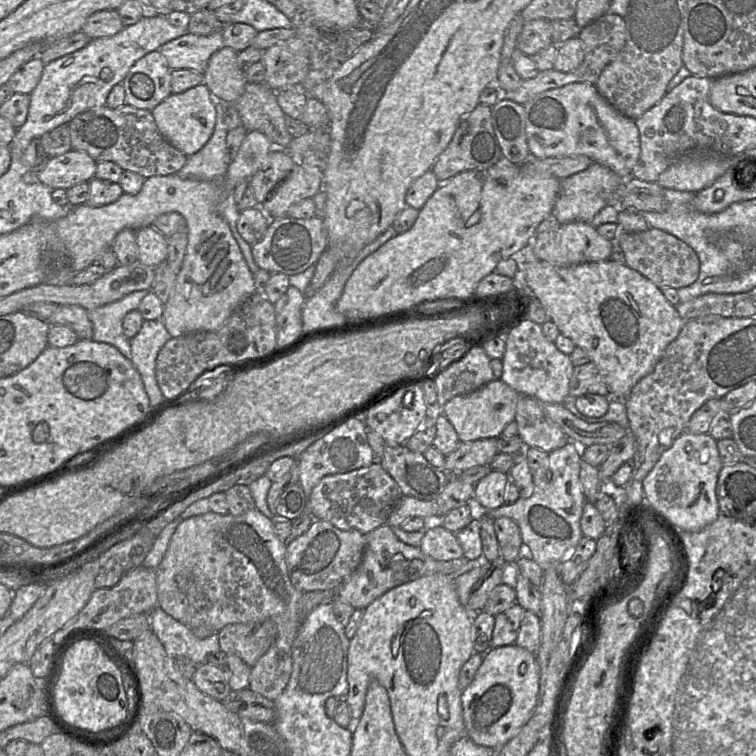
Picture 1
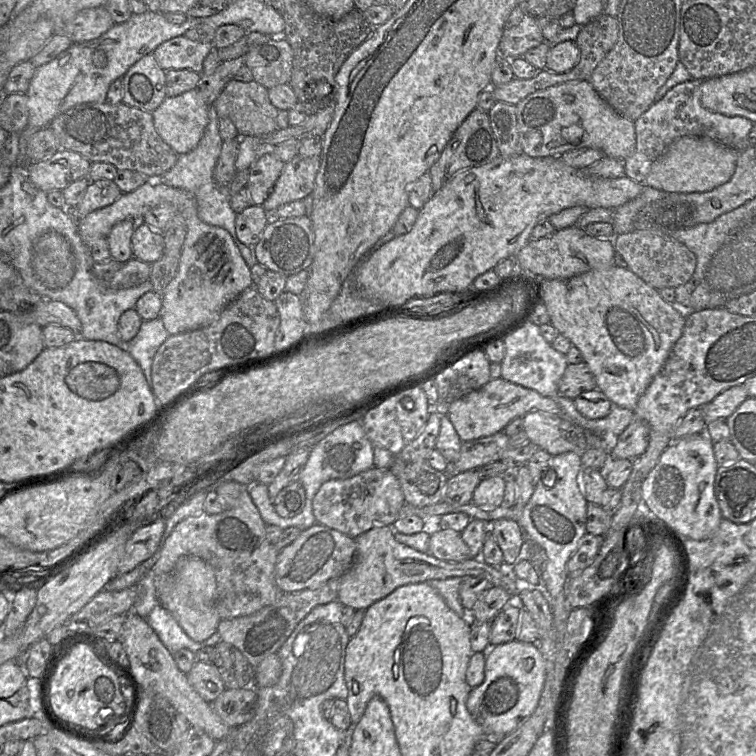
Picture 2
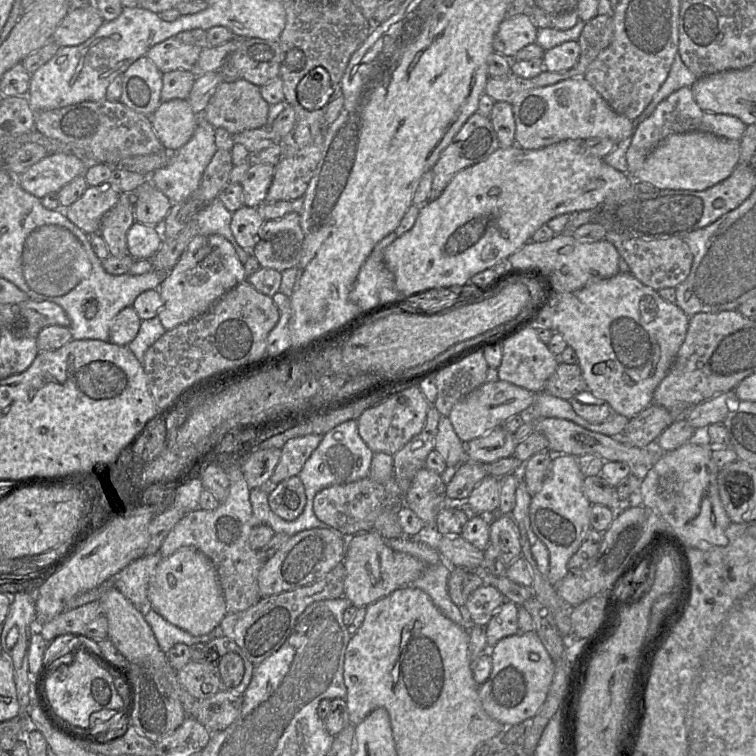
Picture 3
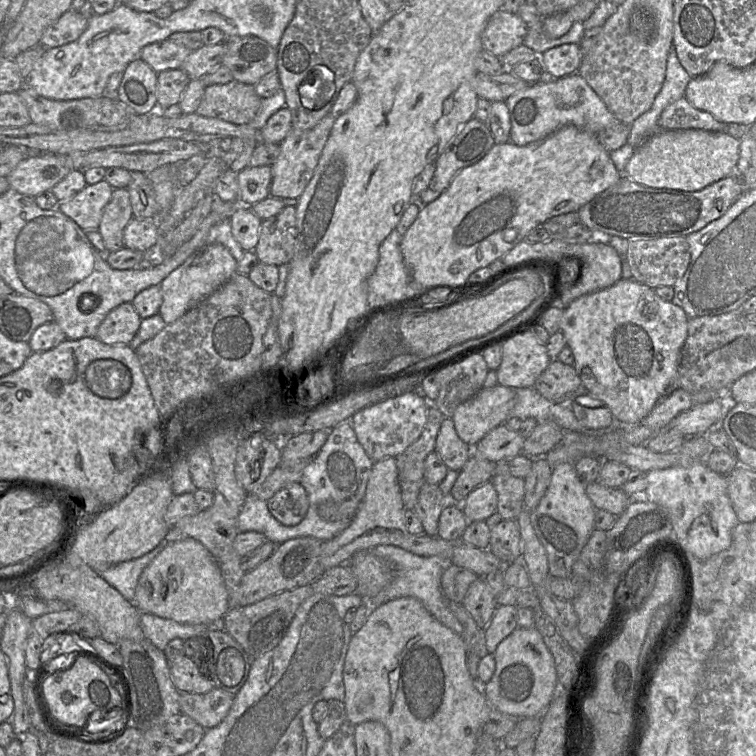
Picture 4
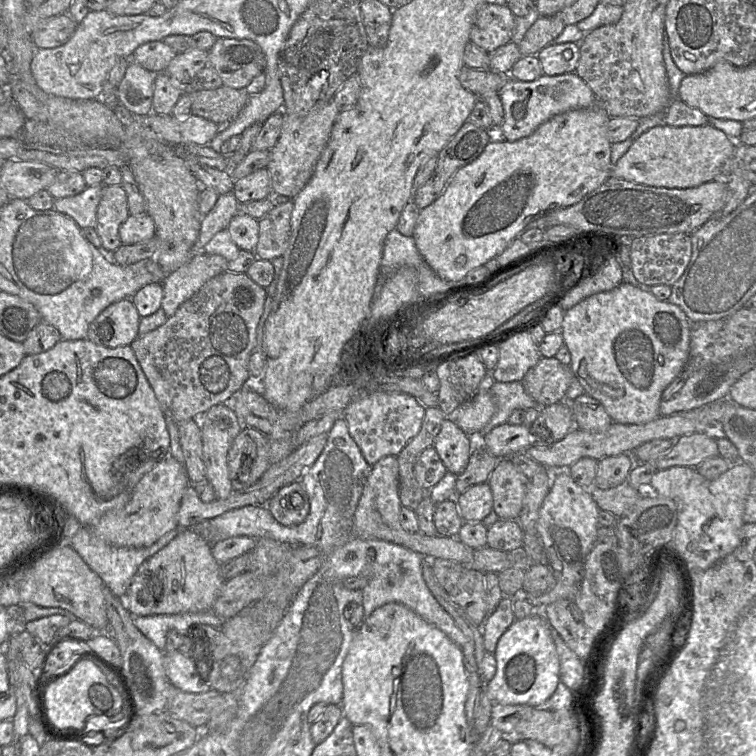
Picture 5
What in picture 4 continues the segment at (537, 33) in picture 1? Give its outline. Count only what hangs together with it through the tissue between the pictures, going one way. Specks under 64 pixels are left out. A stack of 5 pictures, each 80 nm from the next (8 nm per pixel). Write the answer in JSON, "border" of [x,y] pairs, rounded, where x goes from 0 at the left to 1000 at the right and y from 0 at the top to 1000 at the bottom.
{"border":[[[663,11],[647,24],[638,42],[639,65],[664,77],[692,58],[697,42],[698,33],[687,20]]]}

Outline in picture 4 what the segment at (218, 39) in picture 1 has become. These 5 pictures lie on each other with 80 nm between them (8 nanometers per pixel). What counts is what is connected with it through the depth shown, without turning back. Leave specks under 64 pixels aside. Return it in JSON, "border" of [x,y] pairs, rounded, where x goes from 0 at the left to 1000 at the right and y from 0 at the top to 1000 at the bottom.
{"border":[[[224,52],[192,61],[184,77],[193,82],[206,97],[237,91],[254,67]]]}

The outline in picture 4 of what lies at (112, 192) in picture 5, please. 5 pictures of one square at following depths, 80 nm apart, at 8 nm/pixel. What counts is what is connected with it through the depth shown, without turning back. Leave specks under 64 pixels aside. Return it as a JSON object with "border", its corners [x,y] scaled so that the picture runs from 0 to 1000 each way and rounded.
{"border":[[[151,249],[130,302],[143,335],[164,327],[164,303],[175,290],[175,272],[168,249]]]}

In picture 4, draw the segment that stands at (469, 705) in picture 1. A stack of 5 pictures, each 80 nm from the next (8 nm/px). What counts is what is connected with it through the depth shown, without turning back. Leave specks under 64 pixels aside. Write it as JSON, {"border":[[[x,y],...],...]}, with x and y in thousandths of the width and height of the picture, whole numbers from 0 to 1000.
{"border":[[[705,828],[683,832],[667,844],[652,864],[655,888],[649,898],[636,905],[648,930],[660,940],[687,950],[716,948],[737,913],[734,873],[716,837]]]}

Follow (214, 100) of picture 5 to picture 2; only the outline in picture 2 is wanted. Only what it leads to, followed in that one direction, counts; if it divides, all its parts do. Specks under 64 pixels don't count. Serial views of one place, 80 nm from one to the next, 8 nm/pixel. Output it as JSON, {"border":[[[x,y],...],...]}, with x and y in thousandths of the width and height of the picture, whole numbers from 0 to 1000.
{"border":[[[304,104],[278,143],[283,144],[290,157],[303,156],[311,165],[315,179],[349,183],[368,171],[368,144],[357,135],[354,118],[337,108],[319,108]]]}

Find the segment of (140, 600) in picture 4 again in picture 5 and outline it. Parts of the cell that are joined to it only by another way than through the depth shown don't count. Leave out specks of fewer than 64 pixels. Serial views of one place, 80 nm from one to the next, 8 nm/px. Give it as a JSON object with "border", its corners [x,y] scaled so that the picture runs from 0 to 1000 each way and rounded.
{"border":[[[251,700],[238,702],[221,722],[184,749],[165,787],[157,791],[163,792],[165,803],[176,815],[259,811],[280,807],[298,767],[291,758],[292,747],[280,734],[279,722],[265,708]]]}

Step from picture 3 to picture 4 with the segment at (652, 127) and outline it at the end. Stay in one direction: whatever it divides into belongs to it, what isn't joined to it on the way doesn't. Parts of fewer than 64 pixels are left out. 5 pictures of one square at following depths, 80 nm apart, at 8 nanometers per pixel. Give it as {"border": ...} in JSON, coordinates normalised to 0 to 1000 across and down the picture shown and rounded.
{"border":[[[902,128],[876,147],[869,163],[869,172],[914,169],[959,173],[962,164],[947,157],[940,149],[919,143],[906,128]]]}

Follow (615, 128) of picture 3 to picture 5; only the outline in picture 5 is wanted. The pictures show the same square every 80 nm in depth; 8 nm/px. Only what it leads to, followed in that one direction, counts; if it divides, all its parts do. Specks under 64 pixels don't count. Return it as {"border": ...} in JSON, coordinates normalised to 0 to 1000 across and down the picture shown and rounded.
{"border":[[[762,97],[725,101],[717,98],[706,107],[672,103],[659,120],[667,146],[667,160],[661,168],[663,183],[684,187],[702,179],[717,163],[734,152],[780,143],[791,135],[782,116]]]}

